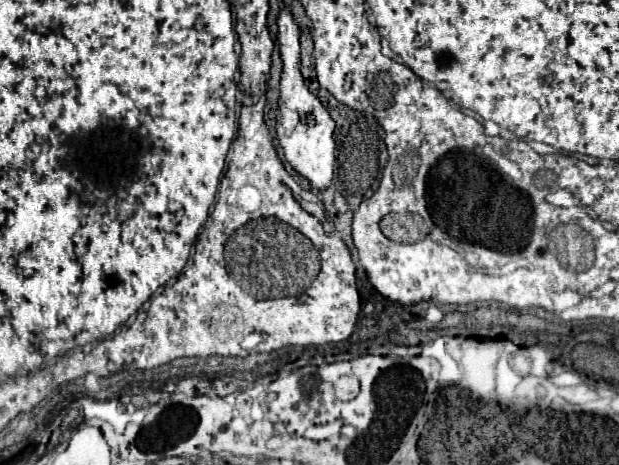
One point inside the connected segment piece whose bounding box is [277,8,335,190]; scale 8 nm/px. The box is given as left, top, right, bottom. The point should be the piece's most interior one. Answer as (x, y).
(305, 130)

